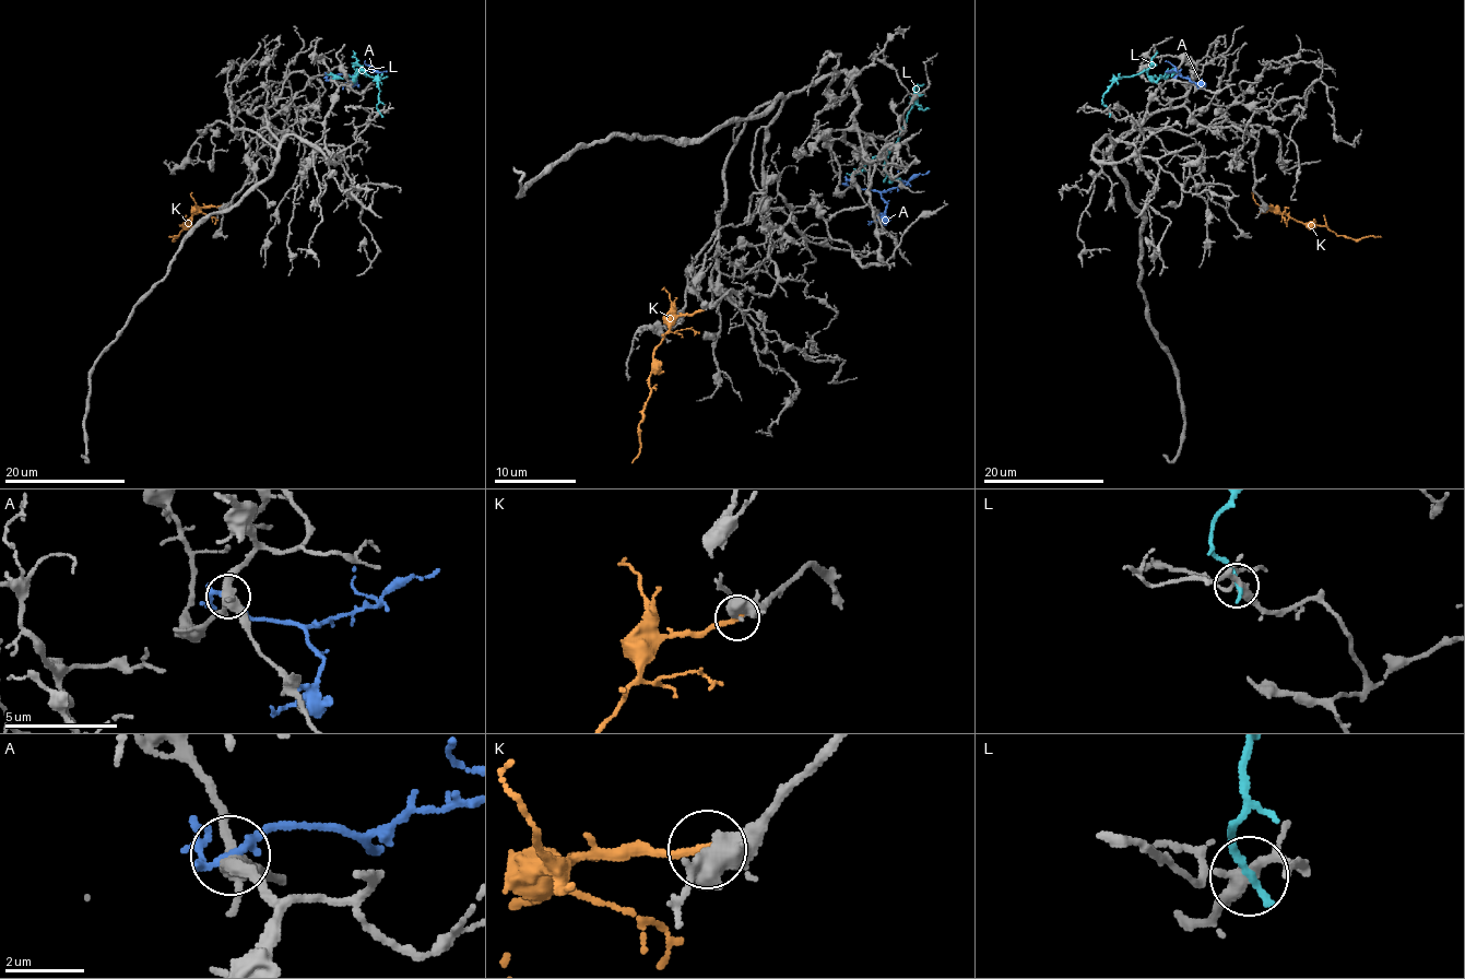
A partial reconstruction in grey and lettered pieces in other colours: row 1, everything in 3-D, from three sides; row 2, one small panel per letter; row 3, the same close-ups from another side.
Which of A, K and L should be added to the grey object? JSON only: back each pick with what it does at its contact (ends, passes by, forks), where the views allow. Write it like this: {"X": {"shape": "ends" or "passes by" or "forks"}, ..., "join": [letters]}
{"K": {"shape": "ends"}, "join": ["K"]}

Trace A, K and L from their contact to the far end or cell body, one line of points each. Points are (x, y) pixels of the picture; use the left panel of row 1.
A: (331, 79), (338, 74), (370, 70), (387, 71)
K: (222, 205), (204, 205), (180, 226), (175, 238), (168, 236)
L: (379, 111), (377, 107), (379, 87), (374, 78), (362, 70), (355, 75), (327, 74)

